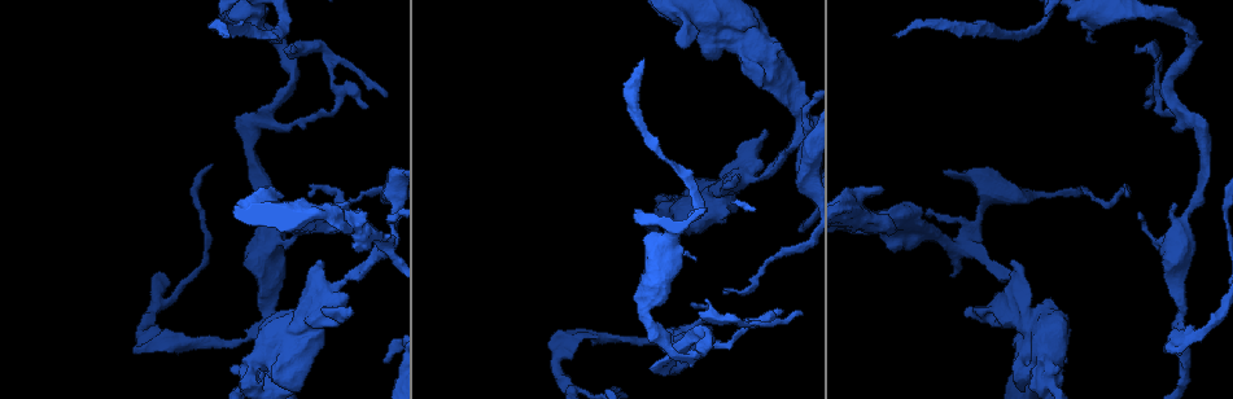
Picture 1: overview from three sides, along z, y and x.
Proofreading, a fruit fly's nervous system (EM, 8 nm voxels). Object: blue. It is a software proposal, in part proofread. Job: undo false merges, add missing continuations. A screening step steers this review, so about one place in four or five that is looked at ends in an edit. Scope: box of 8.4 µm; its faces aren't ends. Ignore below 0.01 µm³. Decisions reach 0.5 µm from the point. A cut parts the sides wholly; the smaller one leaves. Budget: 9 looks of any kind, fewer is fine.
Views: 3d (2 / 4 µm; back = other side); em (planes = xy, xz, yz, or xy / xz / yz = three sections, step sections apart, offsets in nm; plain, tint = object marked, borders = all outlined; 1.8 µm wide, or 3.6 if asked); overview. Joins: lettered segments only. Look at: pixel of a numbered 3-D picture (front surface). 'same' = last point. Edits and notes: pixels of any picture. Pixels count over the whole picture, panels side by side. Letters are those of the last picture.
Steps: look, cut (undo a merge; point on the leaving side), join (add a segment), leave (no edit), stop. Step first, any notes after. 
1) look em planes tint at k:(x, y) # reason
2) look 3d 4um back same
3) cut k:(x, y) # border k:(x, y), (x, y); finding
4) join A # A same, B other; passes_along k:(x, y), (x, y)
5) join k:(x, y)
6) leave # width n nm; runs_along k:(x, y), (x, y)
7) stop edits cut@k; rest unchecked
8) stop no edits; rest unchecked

look em planes borders at 1:(328, 291) # abrupt turn

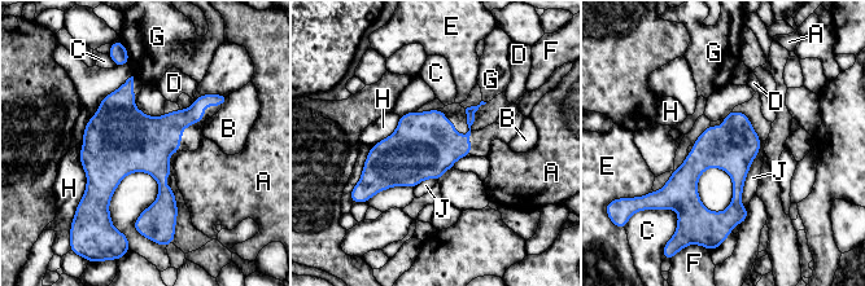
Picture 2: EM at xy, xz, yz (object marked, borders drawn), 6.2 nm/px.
leave # width 300 nm; A other, B other, C other, D other, E other, F other, G other, H other, J other; border 2:(761, 141), (746, 176), (745, 208); all the same cell

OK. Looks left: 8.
look 3d 4um at 1:(135, 349) # free end

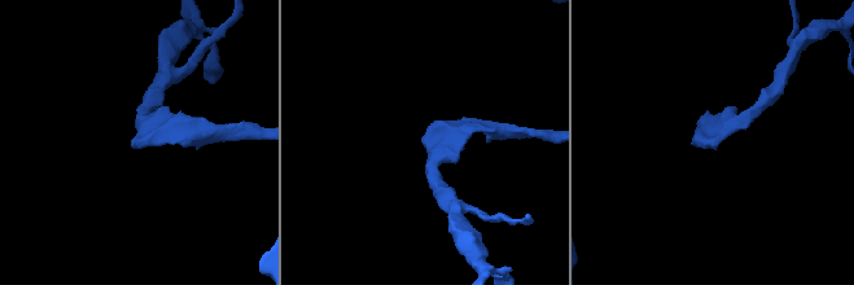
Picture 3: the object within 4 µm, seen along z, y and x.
look em xz step 4 borders at 3:(715, 143) # need the tissue

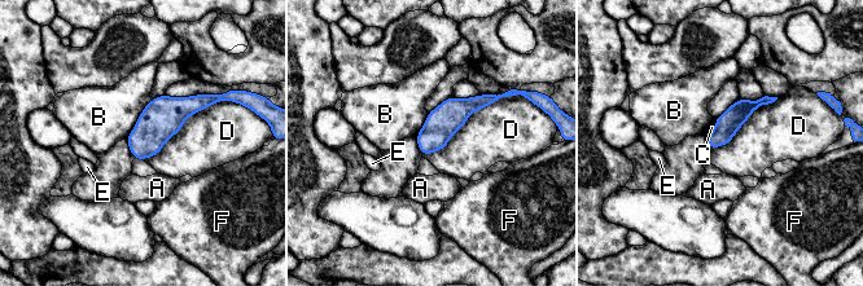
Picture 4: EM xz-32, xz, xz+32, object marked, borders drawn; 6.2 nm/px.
leave # A other, B other, C other, D other, E other, F other; runs_along 4:(494, 97), (464, 108), (424, 152); none of them fits

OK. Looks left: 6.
look em planes tint at 1:(365, 107) # branch stops here

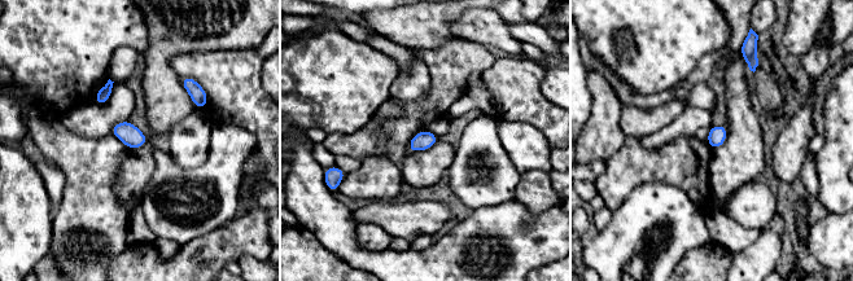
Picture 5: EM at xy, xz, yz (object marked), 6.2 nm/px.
look em planes borders same

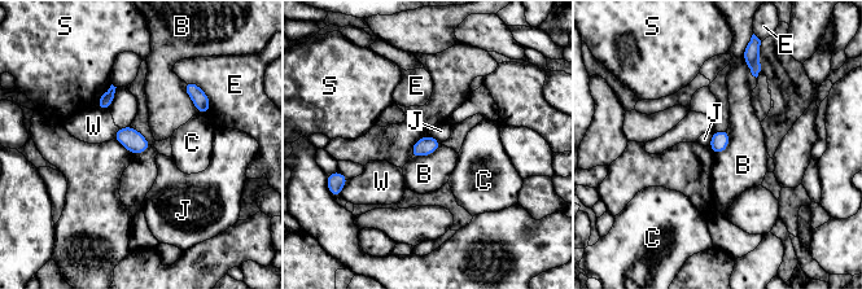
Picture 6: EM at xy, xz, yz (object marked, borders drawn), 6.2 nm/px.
leave # longest_contact E 260 nm; B other, C other, E other, J other, S other, W other; border 6:(183, 82), (186, 93), (198, 112); no lettered segment goes on from it

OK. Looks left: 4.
look 3d 4um back at 1:(897, 35) # branch stops here

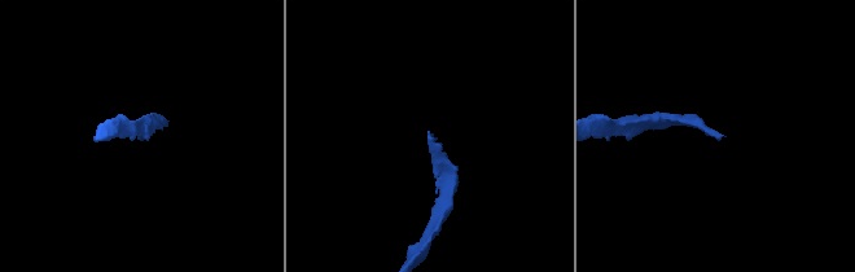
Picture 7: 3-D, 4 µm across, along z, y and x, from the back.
look em planes borders at 7:(138, 137)

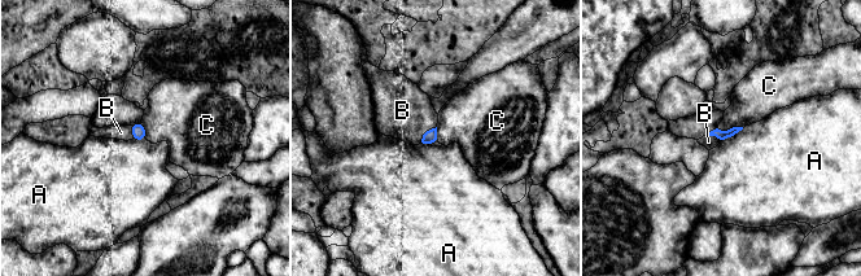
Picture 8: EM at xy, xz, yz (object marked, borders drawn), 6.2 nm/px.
join B # A other, B same, C other; passes_along 8:(429, 136), (425, 132), (402, 110); it goes on there

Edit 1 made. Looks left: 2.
stop edits join@8; rest unchecked

